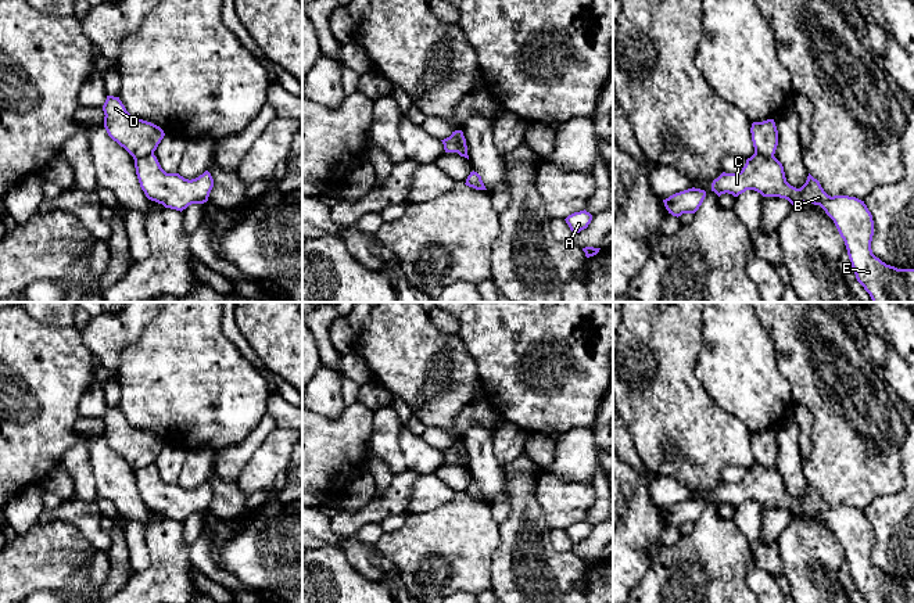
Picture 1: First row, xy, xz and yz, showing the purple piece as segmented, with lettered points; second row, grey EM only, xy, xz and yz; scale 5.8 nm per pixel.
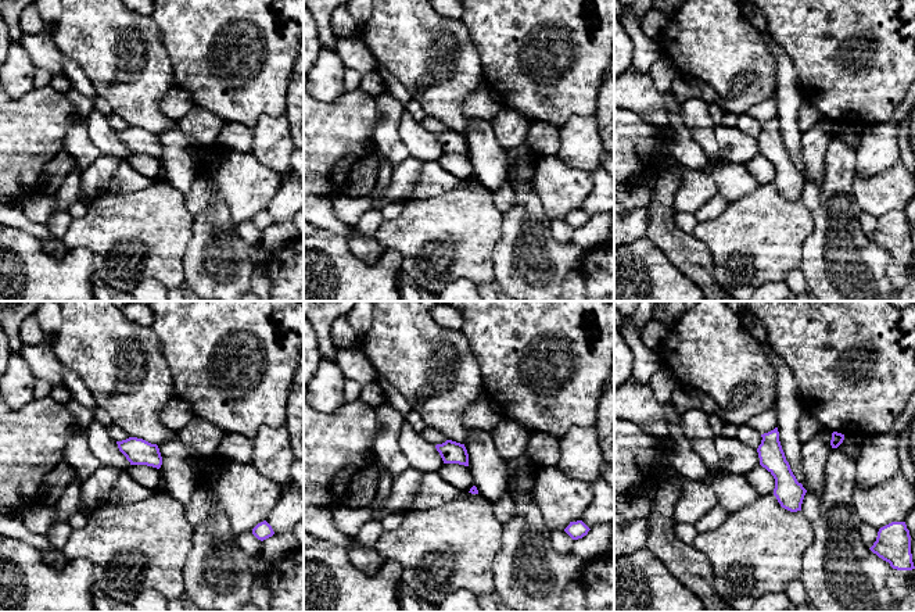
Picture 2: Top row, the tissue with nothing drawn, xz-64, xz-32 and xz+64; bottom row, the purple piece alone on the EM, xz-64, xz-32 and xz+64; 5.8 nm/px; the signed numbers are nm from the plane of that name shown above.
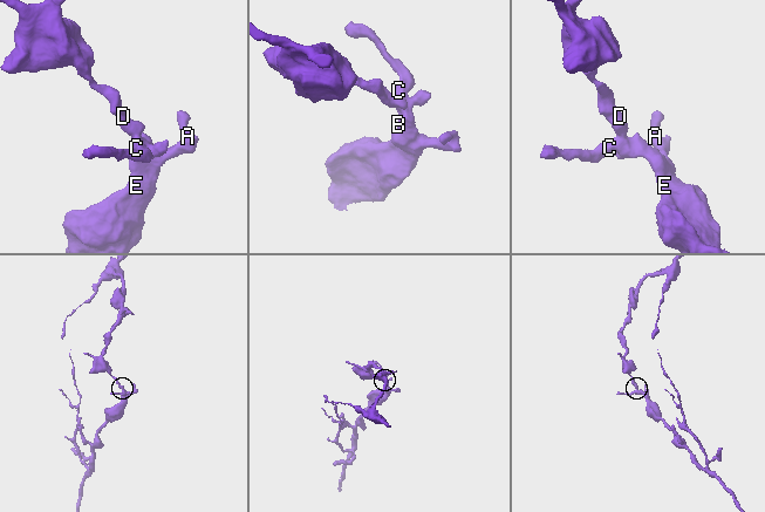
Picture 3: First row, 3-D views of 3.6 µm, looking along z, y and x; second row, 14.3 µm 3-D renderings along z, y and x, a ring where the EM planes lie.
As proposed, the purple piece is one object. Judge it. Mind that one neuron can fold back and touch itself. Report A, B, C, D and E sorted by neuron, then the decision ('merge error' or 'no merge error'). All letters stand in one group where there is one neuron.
groups A B C E / D; merge error

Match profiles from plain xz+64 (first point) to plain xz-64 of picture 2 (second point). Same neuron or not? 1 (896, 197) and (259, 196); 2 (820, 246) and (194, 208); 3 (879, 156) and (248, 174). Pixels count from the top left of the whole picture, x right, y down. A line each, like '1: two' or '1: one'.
1: one
2: two
3: two

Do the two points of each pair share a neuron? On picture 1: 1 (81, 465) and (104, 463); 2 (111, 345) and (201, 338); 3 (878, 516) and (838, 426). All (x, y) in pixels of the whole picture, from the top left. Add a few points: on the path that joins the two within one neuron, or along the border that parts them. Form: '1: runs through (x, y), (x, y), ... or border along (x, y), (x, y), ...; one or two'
1: border along (90, 435), (86, 442), (95, 491), (99, 495); two
2: border along (151, 319), (142, 334), (121, 352), (118, 374); two
3: border along (899, 491), (877, 496), (863, 510); two

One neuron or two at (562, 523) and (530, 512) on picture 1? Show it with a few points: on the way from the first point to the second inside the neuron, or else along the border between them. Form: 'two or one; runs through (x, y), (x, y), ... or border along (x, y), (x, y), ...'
two; border along (536, 484), (536, 501), (549, 530)

